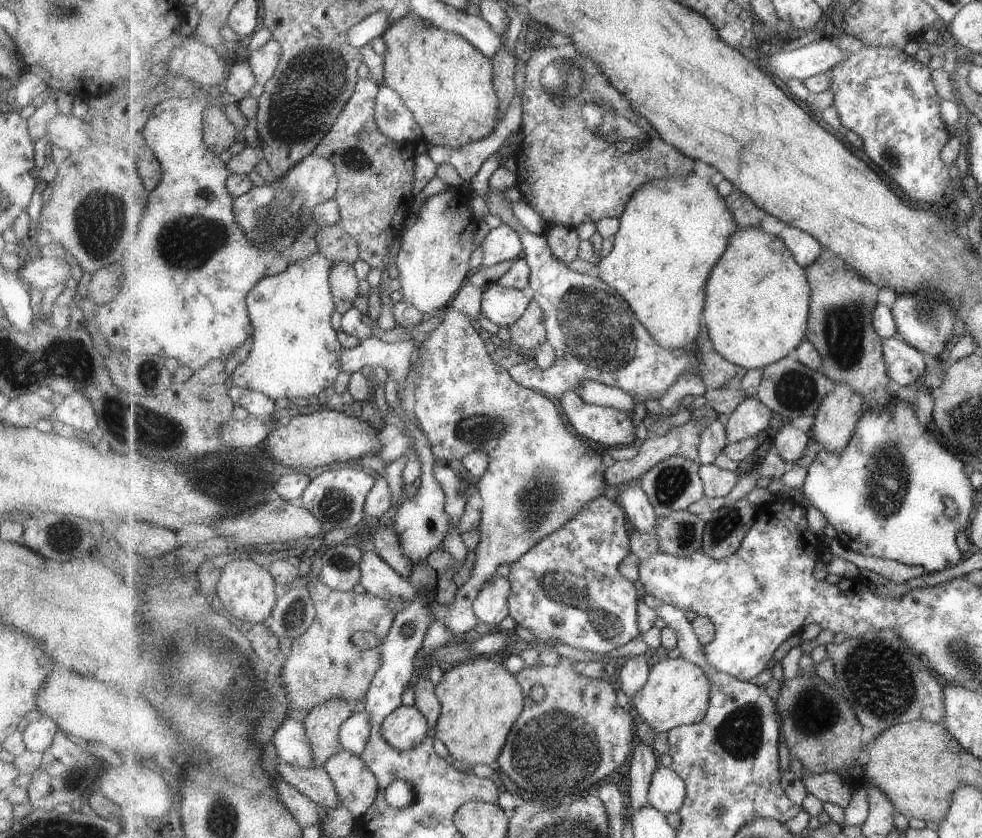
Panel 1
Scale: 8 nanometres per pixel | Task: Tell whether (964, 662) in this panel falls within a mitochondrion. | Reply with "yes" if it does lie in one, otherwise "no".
yes

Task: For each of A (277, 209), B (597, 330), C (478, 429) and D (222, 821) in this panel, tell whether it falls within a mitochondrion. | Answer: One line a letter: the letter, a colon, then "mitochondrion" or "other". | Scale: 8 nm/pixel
A: mitochondrion
B: mitochondrion
C: mitochondrion
D: mitochondrion

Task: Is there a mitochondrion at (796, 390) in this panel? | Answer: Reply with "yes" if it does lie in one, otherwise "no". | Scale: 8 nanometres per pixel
yes

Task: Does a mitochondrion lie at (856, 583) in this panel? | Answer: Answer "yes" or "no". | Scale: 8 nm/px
no

